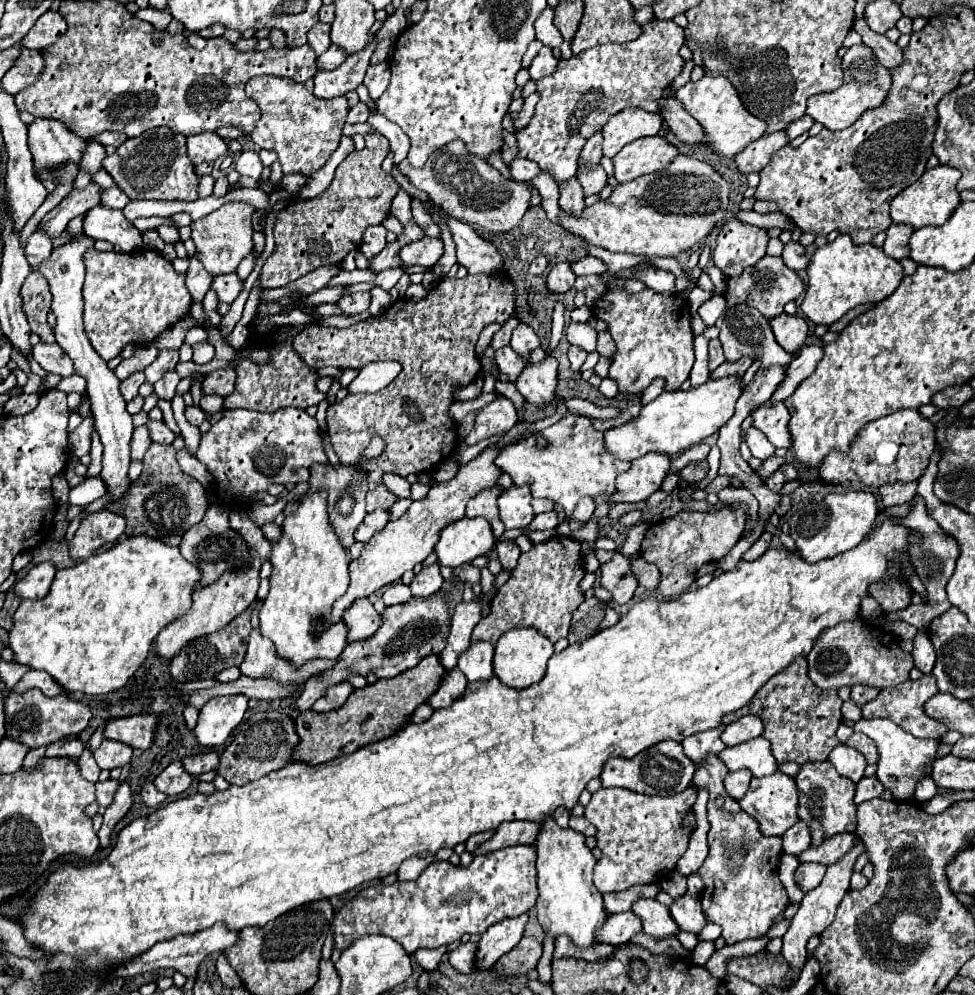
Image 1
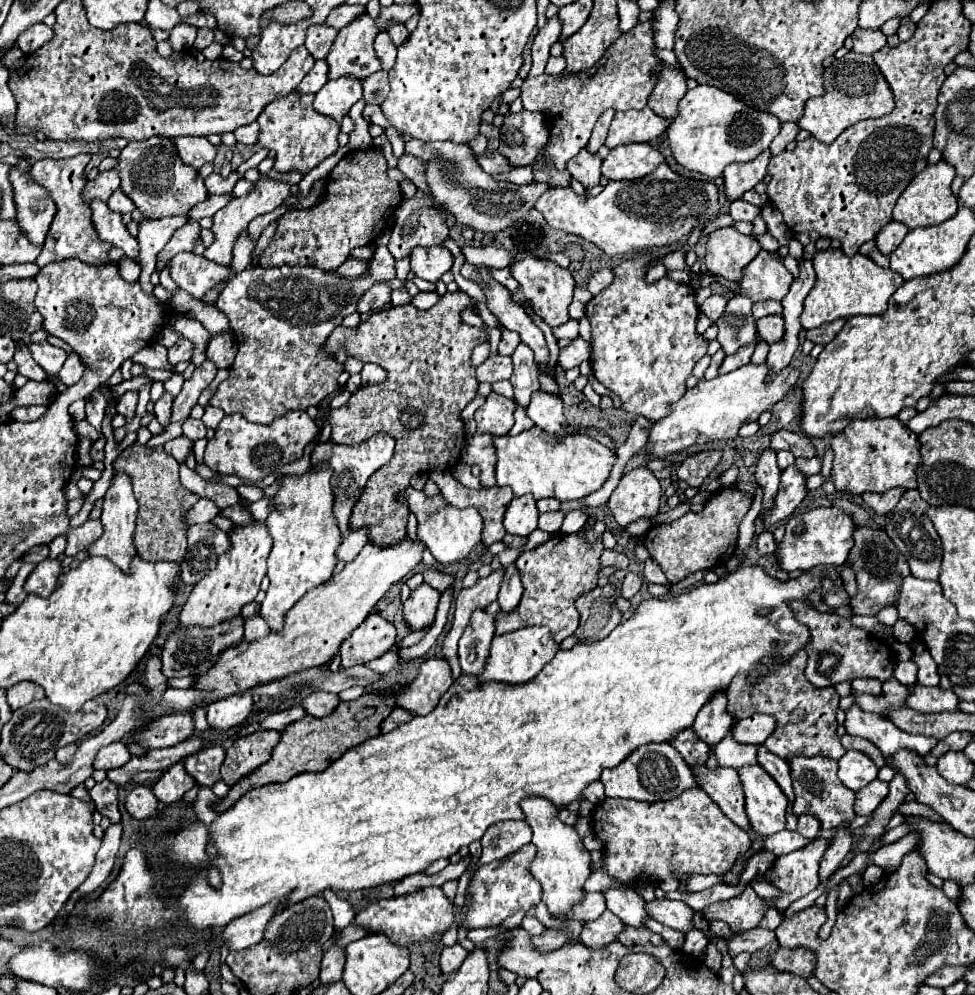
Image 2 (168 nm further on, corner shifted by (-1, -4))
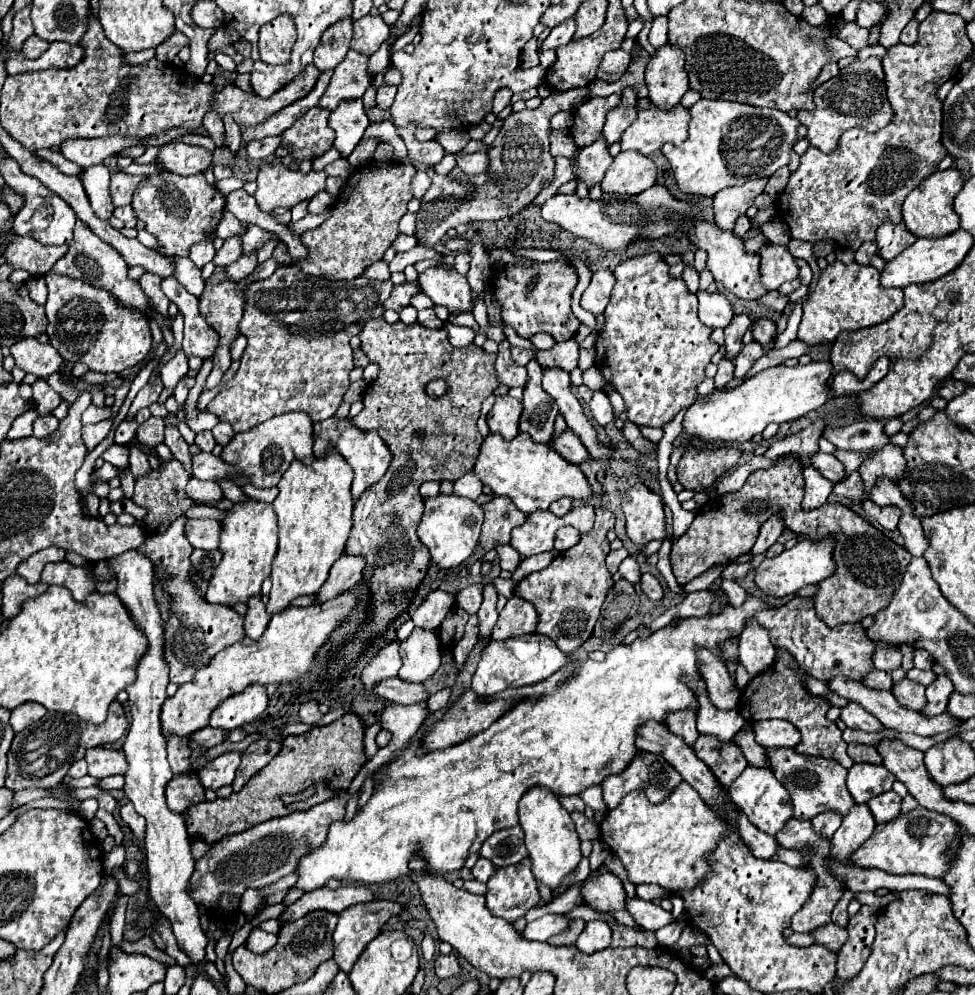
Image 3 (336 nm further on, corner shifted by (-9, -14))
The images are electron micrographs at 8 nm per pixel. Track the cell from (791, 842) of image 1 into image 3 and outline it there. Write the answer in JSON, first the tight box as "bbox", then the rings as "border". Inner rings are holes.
{"bbox":[811,812,841,838],"border":[[[823,812],[821,816],[815,816],[811,820],[811,826],[813,826],[815,834],[831,838],[835,834],[835,830],[841,826],[841,816],[837,816],[835,812]]]}

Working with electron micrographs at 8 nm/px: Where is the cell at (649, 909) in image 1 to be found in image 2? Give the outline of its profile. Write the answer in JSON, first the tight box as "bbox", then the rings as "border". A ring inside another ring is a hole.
{"bbox":[605,888,647,926],"border":[[[607,888],[605,892],[607,910],[625,922],[625,926],[643,926],[647,918],[645,900],[635,890],[621,890],[621,888]]]}

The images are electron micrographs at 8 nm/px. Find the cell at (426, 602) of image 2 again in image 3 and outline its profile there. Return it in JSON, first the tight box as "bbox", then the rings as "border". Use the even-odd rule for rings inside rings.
{"bbox":[399,628,441,682],"border":[[[415,628],[411,636],[401,642],[399,652],[403,658],[399,670],[401,680],[425,682],[441,664],[441,642],[433,630]]]}

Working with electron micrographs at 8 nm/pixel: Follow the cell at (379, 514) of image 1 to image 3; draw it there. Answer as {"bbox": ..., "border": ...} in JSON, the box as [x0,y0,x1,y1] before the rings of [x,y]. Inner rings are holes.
{"bbox":[319,554,365,600],"border":[[[343,554],[331,568],[329,572],[329,580],[325,582],[325,588],[321,588],[319,600],[331,600],[333,596],[353,588],[361,578],[363,578],[363,570],[365,570],[365,560],[361,560],[361,556],[349,556]]]}

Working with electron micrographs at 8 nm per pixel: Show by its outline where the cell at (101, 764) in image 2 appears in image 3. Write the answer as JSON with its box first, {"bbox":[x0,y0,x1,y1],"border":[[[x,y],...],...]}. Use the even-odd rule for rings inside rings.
{"bbox":[85,748,129,778],"border":[[[93,748],[85,754],[85,760],[89,764],[89,774],[95,778],[125,774],[129,768],[127,758],[123,750],[109,750],[109,748]]]}

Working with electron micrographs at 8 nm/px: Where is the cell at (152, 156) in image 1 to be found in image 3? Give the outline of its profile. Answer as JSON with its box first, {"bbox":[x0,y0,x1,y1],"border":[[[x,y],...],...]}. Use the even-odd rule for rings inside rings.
{"bbox":[131,170,225,256],"border":[[[163,170],[161,174],[153,174],[137,186],[131,202],[135,216],[147,224],[147,232],[151,232],[165,250],[165,256],[187,256],[189,248],[195,242],[201,242],[207,234],[215,232],[215,226],[221,220],[221,212],[225,208],[225,196],[209,186],[205,176],[177,176],[175,172]]]}

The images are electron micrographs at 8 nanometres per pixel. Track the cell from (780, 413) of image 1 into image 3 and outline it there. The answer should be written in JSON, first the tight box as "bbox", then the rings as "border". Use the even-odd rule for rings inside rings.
{"bbox":[811,452,845,482],"border":[[[815,452],[811,456],[811,466],[815,466],[817,470],[821,470],[821,474],[831,480],[831,482],[841,482],[845,480],[845,474],[843,474],[843,464],[831,456],[831,454],[823,454],[823,452]]]}

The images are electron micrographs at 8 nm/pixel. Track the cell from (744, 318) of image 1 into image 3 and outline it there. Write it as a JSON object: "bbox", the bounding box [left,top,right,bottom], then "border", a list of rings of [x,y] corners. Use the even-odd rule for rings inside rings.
{"bbox":[725,314,751,356],"border":[[[737,314],[725,328],[725,348],[729,354],[737,356],[743,348],[743,334],[749,330],[751,318],[747,314]]]}

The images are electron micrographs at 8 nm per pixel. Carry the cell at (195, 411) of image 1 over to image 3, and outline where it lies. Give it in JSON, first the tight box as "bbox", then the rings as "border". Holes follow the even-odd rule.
{"bbox":[195,432,215,452],"border":[[[199,432],[195,438],[195,444],[203,450],[203,452],[211,452],[215,448],[215,438],[211,432]]]}

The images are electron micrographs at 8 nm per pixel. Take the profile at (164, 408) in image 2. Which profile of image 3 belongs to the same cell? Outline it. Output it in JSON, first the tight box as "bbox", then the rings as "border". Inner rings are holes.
{"bbox":[165,424,191,472],"border":[[[167,424],[165,426],[165,444],[169,446],[169,450],[173,452],[173,456],[177,460],[181,460],[181,464],[185,464],[185,470],[189,472],[189,464],[191,464],[191,454],[189,454],[189,444],[183,440],[181,432],[177,430],[177,426]]]}

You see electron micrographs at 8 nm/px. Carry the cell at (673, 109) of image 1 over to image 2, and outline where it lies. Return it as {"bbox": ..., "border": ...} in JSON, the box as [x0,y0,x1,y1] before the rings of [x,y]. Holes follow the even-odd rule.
{"bbox":[649,62,687,120],"border":[[[665,62],[657,66],[653,74],[657,74],[659,80],[649,94],[649,108],[659,116],[673,120],[677,116],[677,100],[681,100],[687,92],[687,78],[679,68],[673,68]]]}

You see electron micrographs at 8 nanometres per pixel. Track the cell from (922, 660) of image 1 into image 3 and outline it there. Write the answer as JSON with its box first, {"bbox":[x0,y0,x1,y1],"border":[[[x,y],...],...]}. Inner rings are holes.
{"bbox":[925,674,955,716],"border":[[[939,674],[937,680],[927,686],[927,708],[925,708],[925,716],[935,716],[935,714],[941,714],[947,710],[947,702],[949,702],[949,696],[955,692],[953,684],[949,684],[949,678]]]}

